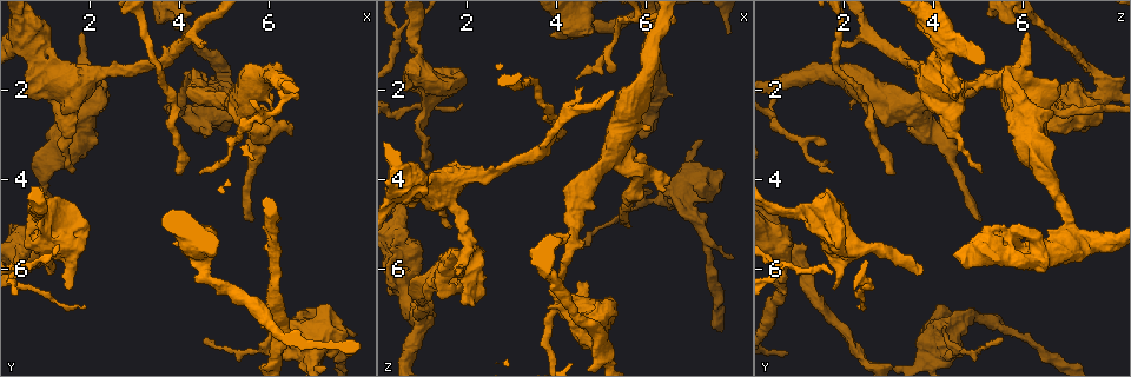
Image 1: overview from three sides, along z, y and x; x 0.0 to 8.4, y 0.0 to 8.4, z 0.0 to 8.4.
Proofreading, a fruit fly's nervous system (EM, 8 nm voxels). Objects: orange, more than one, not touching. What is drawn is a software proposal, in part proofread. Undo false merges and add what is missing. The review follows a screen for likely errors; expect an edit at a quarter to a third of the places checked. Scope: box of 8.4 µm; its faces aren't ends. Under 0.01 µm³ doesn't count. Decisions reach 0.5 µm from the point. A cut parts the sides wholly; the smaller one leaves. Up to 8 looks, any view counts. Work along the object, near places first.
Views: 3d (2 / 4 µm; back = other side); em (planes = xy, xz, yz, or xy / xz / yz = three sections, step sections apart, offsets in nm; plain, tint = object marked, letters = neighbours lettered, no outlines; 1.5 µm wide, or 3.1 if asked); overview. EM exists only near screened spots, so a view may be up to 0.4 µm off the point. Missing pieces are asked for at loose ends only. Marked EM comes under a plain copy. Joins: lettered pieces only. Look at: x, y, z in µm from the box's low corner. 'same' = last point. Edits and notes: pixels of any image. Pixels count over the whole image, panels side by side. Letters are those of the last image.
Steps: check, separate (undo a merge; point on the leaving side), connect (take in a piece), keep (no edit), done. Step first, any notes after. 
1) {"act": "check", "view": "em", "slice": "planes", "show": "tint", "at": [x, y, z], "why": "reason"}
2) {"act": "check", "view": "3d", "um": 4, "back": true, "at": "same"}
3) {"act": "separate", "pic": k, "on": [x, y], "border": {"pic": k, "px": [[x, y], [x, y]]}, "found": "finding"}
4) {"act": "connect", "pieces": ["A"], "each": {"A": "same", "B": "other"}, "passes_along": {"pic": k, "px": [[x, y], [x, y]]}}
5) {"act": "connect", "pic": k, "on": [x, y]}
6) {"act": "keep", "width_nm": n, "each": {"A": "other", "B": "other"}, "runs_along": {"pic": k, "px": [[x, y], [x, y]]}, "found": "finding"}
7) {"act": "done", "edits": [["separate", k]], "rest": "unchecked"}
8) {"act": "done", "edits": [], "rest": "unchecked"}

{"act": "check", "view": "em", "slice": "planes", "show": "letters", "at": [5.80, 7.80, 4.55], "why": "thick turns thin"}

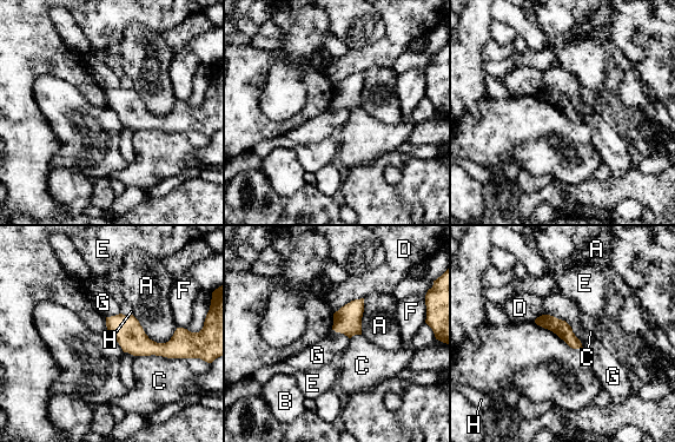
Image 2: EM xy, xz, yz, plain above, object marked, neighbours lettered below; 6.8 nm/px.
{"act": "keep", "each": {"A": "other", "B": "other", "C": "other", "D": "other", "E": "other", "F": "other", "G": "other", "H": "other"}, "border": {"pic": 2, "px": [[544, 314], [563, 320], [583, 347]]}, "found": "one neuron here"}

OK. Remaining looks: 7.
{"act": "check", "view": "em", "slice": "planes", "show": "letters", "at": [5.05, 2.05, 7.85], "why": "side arm on a straight run"}

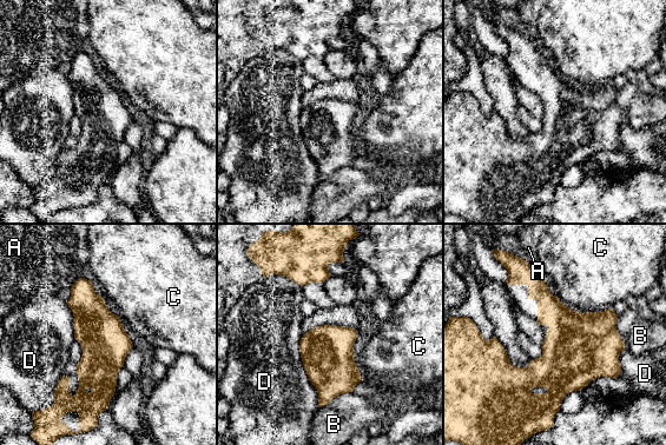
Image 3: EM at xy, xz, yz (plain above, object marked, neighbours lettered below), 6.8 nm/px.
{"act": "keep", "each": {"A": "other", "B": "other", "C": "other", "D": "other"}, "runs_along": {"pic": 3, "px": [[86, 285], [93, 321], [91, 418]]}, "found": "one neuron here"}

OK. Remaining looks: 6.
{"act": "check", "view": "em", "slice": "planes", "show": "letters", "at": [1.90, 6.80, 2.30], "why": "long arm stops here"}

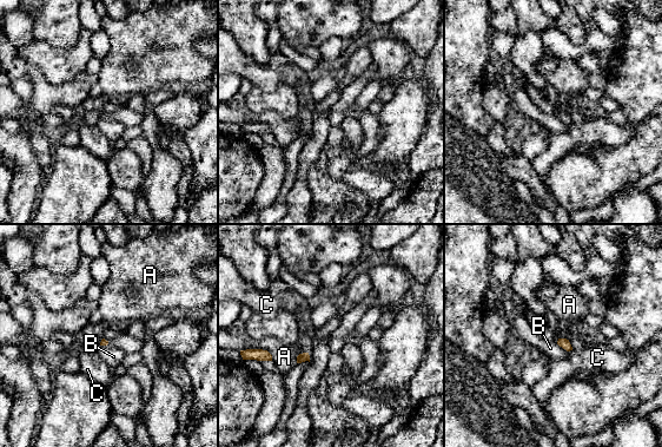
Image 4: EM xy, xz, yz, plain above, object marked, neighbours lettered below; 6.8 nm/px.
{"act": "keep", "each": {"A": "other", "B": "other", "C": "other"}, "found": "no lettered piece goes on from it"}

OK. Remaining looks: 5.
{"act": "done", "edits": [], "rest": "unchecked"}

